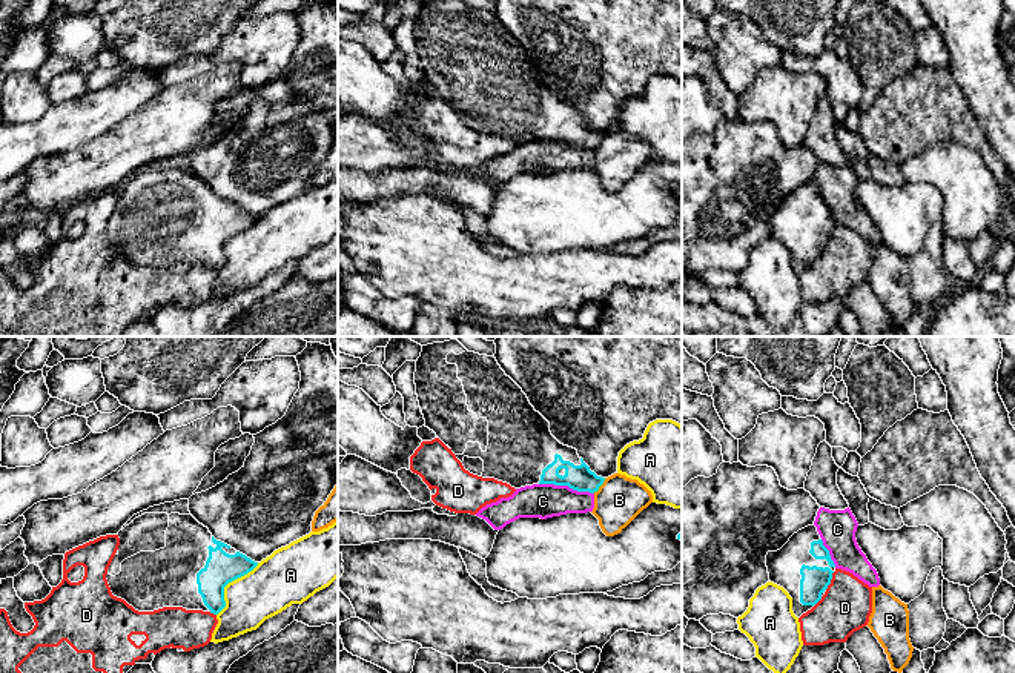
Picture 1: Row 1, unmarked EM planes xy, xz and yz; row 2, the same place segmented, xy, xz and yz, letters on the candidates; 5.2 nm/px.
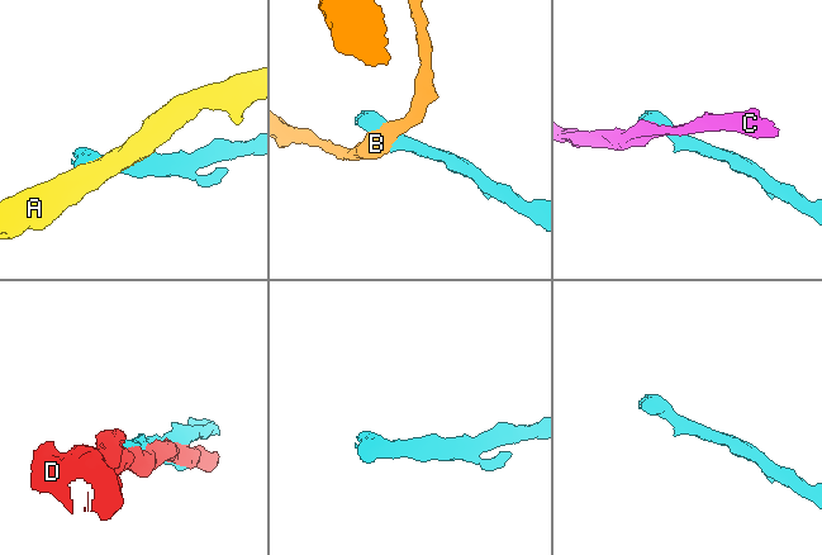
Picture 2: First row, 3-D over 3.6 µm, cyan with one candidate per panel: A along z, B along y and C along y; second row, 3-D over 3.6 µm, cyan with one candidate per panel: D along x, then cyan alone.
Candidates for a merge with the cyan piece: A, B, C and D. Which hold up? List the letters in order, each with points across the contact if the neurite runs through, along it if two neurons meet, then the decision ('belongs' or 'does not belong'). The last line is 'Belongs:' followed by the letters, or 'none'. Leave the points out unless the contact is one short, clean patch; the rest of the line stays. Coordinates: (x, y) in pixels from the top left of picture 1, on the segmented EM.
A: does not belong
B: does not belong
C: border along xz (539, 483), (567, 484), (593, 493); does not belong
D: does not belong
Belongs: none

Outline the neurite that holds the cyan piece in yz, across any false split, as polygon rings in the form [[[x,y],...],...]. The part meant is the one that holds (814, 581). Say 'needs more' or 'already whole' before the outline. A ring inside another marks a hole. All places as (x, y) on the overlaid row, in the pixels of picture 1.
needs more | [[[814,524],[794,533],[780,550],[768,552],[766,567],[769,581],[792,598],[797,618],[822,599],[835,572],[829,550]]]

